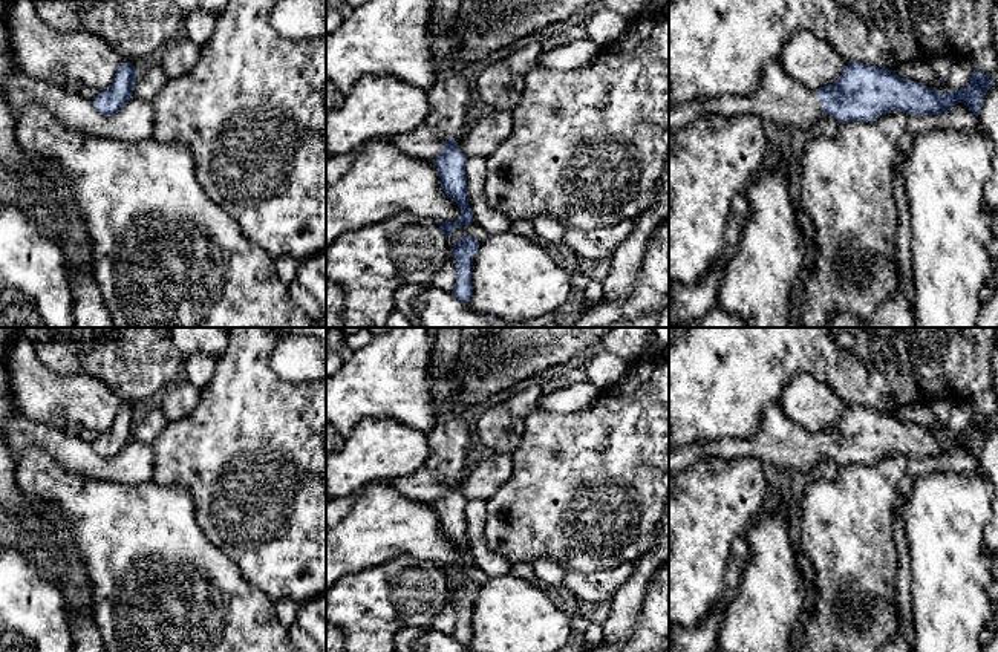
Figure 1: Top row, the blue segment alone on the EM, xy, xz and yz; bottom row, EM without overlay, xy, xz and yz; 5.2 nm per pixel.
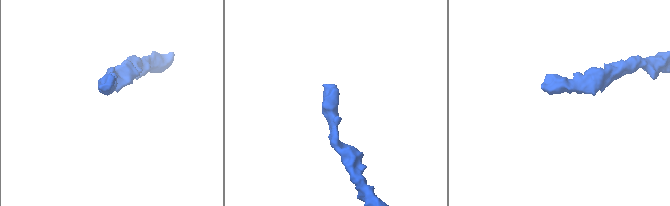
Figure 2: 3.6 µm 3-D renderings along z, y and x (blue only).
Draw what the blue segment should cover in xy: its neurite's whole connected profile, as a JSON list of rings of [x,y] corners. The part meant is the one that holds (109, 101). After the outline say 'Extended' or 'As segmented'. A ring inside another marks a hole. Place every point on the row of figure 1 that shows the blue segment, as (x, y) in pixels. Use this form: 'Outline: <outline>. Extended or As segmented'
Outline: [[[122,63],[112,84],[93,98],[92,104],[95,110],[106,116],[118,113],[132,98],[136,75],[138,72],[130,63]]]. As segmented

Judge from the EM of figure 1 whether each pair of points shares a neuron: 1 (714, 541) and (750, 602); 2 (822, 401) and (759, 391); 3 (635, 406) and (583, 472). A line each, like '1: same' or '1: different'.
1: different
2: different
3: same

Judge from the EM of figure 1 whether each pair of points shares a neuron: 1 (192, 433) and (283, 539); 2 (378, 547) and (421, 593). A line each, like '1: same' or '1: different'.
1: same
2: different

